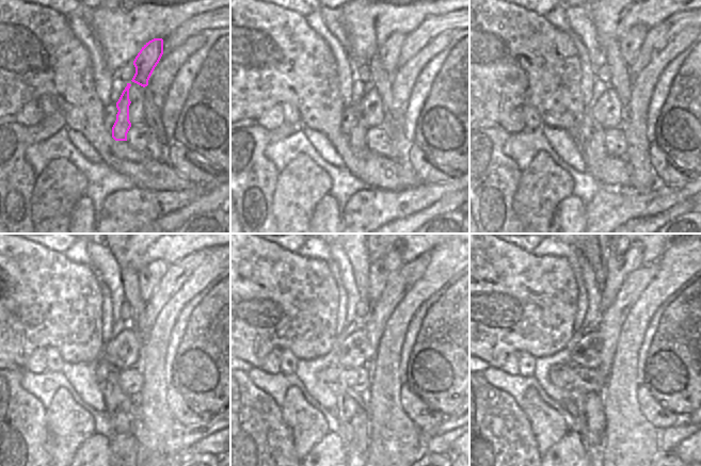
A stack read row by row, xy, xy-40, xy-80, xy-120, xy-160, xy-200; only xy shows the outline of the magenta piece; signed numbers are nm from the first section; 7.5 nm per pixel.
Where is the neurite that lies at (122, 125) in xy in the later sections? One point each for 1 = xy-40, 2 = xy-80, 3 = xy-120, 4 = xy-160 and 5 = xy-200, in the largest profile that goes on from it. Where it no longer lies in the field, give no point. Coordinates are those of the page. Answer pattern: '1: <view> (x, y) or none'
1: xy-40 (357, 139)
2: xy-80 (593, 148)
3: xy-120 (118, 405)
4: xy-160 (354, 422)
5: xy-200 (592, 420)

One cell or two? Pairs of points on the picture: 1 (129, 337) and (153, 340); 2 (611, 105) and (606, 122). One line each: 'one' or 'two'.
1: two
2: one

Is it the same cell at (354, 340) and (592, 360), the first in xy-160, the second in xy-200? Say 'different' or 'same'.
same

